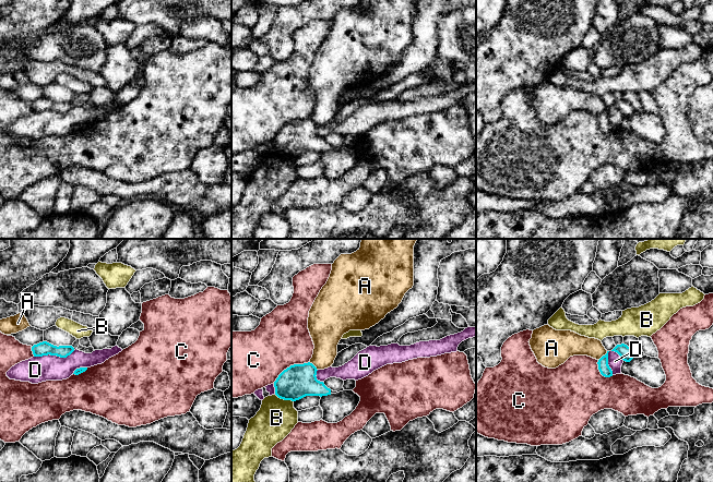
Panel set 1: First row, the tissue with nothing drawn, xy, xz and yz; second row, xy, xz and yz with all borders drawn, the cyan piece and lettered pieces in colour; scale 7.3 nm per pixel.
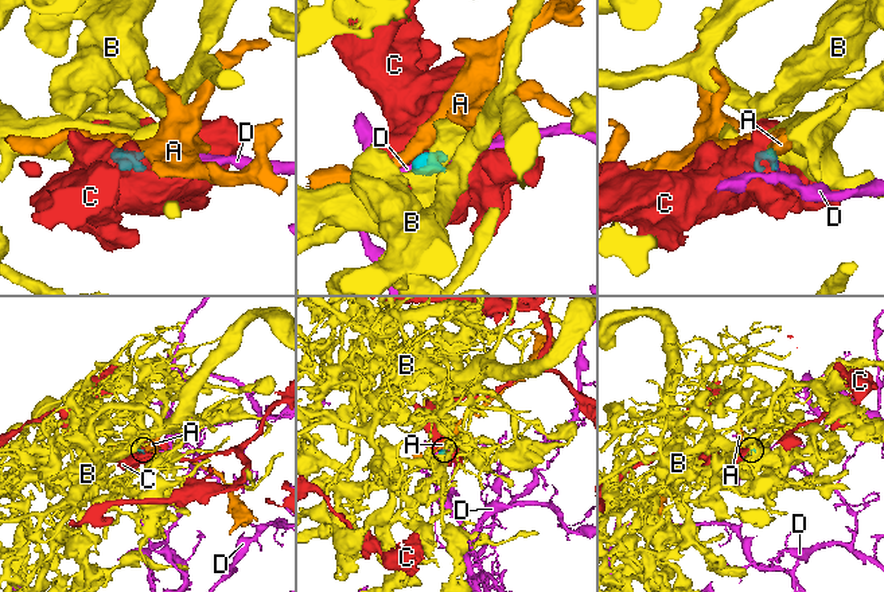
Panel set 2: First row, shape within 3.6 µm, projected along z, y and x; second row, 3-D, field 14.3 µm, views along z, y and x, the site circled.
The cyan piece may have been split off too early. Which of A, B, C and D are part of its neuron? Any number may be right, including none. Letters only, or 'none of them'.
none of them

